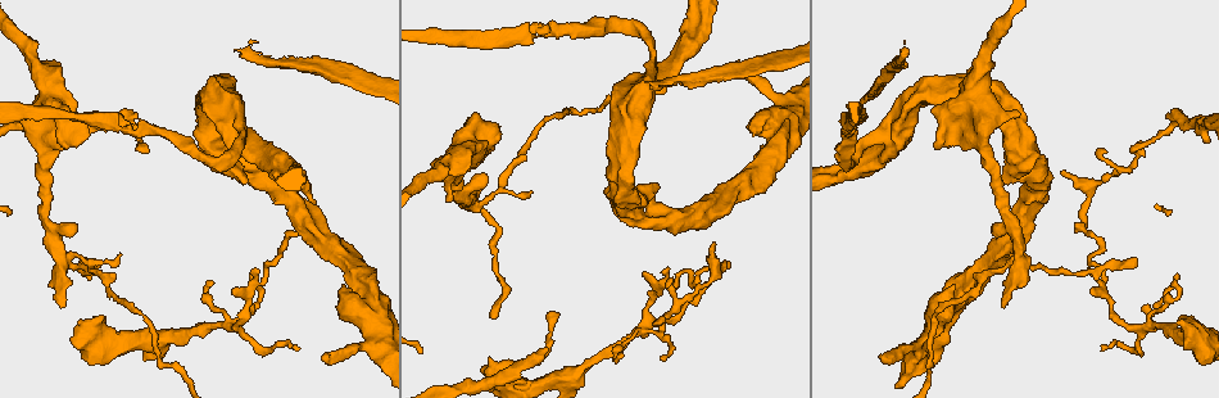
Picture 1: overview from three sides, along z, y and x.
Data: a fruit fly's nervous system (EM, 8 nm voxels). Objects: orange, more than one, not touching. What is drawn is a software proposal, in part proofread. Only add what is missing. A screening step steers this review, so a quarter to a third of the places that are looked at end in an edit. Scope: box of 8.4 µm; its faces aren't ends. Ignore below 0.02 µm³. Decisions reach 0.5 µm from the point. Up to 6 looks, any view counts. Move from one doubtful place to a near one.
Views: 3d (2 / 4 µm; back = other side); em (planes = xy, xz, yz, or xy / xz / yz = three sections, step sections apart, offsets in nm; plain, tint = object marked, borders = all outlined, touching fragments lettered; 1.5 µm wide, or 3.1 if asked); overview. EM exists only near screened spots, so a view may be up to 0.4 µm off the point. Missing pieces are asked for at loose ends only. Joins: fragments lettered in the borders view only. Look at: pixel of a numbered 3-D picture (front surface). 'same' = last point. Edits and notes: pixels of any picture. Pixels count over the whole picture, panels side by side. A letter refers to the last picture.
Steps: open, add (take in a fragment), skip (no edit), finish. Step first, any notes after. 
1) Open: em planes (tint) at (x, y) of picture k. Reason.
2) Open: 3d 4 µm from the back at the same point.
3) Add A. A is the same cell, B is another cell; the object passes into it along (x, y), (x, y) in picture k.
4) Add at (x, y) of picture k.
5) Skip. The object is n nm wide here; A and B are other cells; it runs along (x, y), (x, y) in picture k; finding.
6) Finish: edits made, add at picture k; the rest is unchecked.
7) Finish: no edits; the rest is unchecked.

Open: 3d 2 µm at (80, 260) of picture 1. An open end.

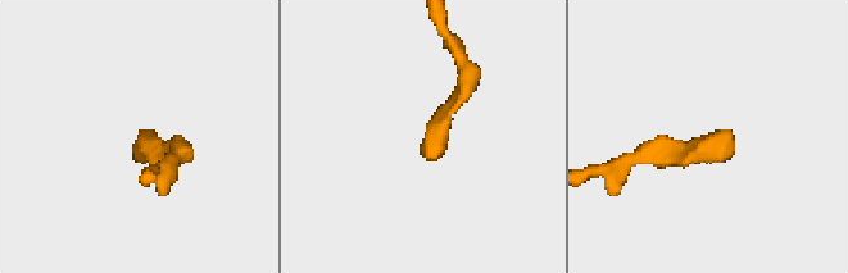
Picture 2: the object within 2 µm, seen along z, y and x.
Open: em xz step 4 (plain) at (728, 140) of picture 2. Shape alone is not enough.

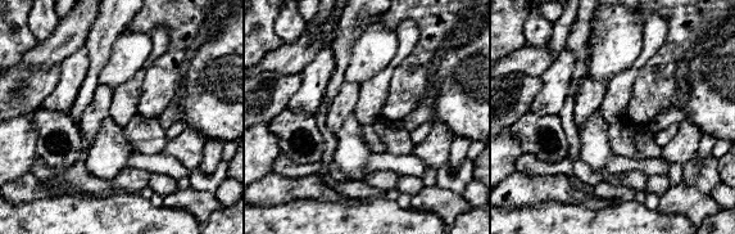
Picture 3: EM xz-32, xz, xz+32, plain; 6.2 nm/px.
Open: em xz step 4 (borders) at the same point. What lies round it.

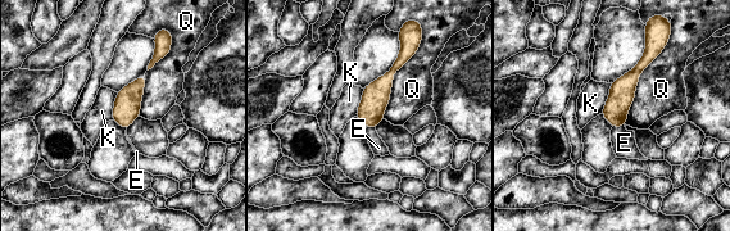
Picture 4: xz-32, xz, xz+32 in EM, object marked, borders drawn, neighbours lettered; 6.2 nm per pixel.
Skip. The object is 160 nm wide here; E, K and Q are other cells; it runs along (407, 51), (377, 93), (368, 123) in picture 4; none of them fits.

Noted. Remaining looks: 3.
Open: em xy step 4 (borders) at (1001, 85) of picture 1.

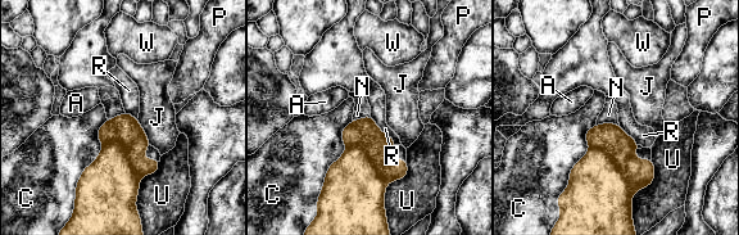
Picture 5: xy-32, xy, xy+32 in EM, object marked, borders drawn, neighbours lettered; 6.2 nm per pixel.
Open: em planes (borders) at the same point. Another direction.

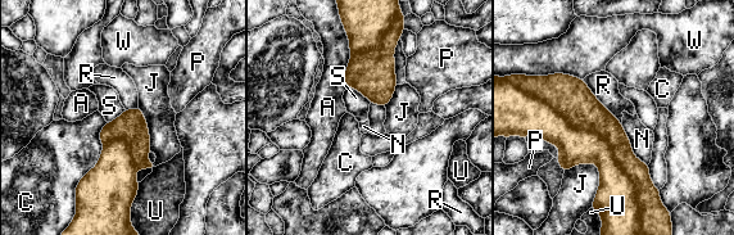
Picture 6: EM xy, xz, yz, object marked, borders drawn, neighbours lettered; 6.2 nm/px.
Skip. A, C, J, N, P, R, S, U and W are other cells; a border runs along (583, 80), (596, 98), (621, 123) in picture 6; no lettered fragment goes on from it.

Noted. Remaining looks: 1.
Open: em planes (borders) at (254, 41) of picture 1. Thin end.

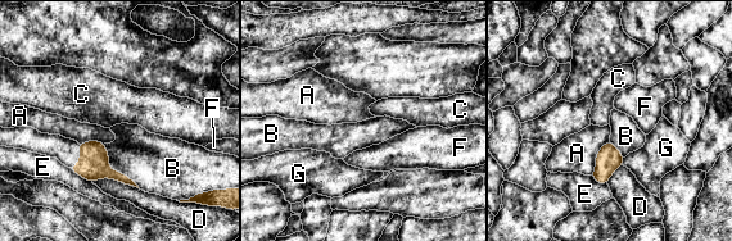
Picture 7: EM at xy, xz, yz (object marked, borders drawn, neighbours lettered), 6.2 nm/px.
Add at (150, 160) of picture 7. B is the same cell, A, C, D, E, F and G are other cells; the object passes into it along (94, 160), (113, 171), (150, 160) in picture 7; it goes on there.

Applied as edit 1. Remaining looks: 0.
Finish: edits made, add at picture 7; the rest is unchecked.

